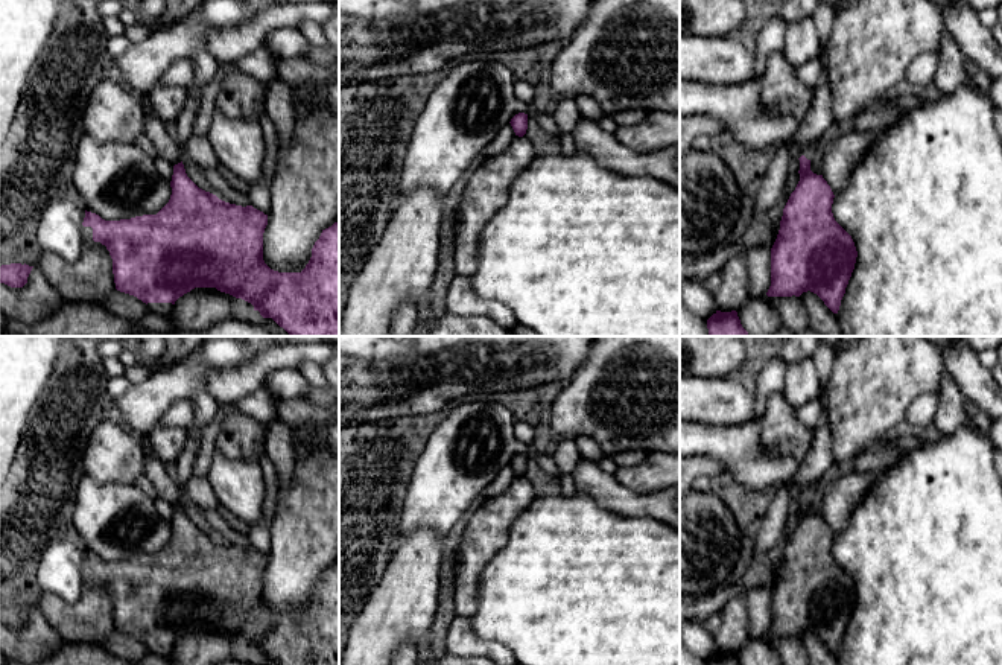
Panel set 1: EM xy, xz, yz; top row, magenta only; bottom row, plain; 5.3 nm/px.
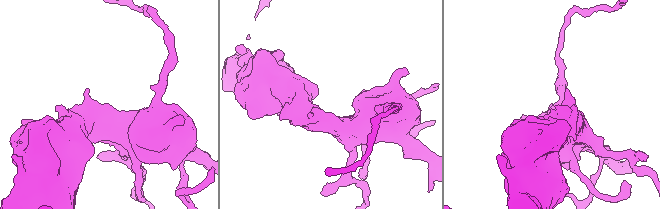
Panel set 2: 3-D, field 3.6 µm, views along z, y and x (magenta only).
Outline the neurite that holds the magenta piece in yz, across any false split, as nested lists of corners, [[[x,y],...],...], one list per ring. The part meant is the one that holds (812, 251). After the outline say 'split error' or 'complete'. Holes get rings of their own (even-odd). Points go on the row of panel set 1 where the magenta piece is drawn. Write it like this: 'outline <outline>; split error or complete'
outline [[[821,142],[807,145],[800,160],[800,181],[791,193],[771,248],[768,297],[817,294],[838,313],[855,269],[858,251],[851,236],[835,221],[833,192],[823,175],[810,170]]]; split error

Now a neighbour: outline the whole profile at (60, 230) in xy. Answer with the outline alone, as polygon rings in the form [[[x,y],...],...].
[[[53,199],[40,216],[36,239],[41,251],[75,262],[82,253],[85,210],[70,199]]]

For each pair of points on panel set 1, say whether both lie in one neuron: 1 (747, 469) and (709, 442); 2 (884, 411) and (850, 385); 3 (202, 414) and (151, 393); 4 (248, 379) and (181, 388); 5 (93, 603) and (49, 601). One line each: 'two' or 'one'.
1: one
2: one
3: two
4: two
5: one

